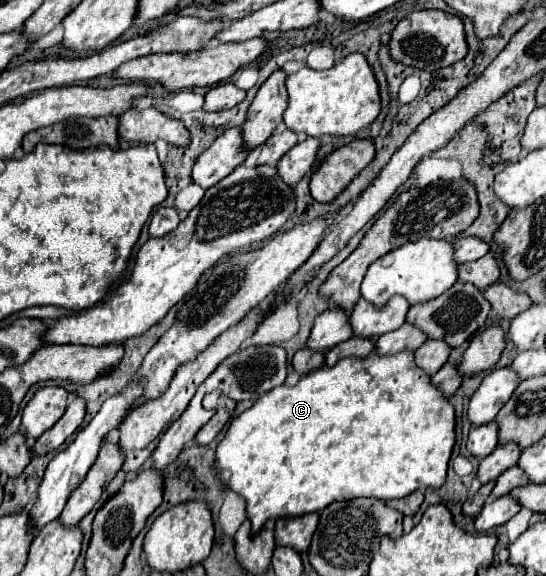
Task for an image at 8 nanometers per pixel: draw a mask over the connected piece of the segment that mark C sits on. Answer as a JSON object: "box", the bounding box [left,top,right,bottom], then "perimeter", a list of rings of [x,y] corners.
{"box":[217,350,455,534],"perimeter":[[[403,350],[393,356],[379,356],[377,352],[369,354],[369,358],[343,358],[333,368],[321,366],[313,372],[307,372],[301,376],[301,380],[295,386],[279,386],[271,392],[263,394],[249,410],[245,410],[241,416],[237,416],[231,422],[231,428],[227,430],[225,438],[217,446],[217,470],[229,470],[231,478],[227,482],[229,490],[235,494],[241,494],[247,500],[247,518],[251,520],[251,530],[257,534],[263,524],[269,518],[281,518],[281,516],[301,516],[309,512],[321,512],[325,506],[329,506],[335,500],[353,500],[353,498],[405,498],[407,494],[419,490],[419,488],[439,488],[445,482],[449,458],[455,446],[455,408],[445,398],[443,390],[439,390],[435,384],[431,384],[431,376],[427,376],[421,368],[415,366],[415,352]]]}

